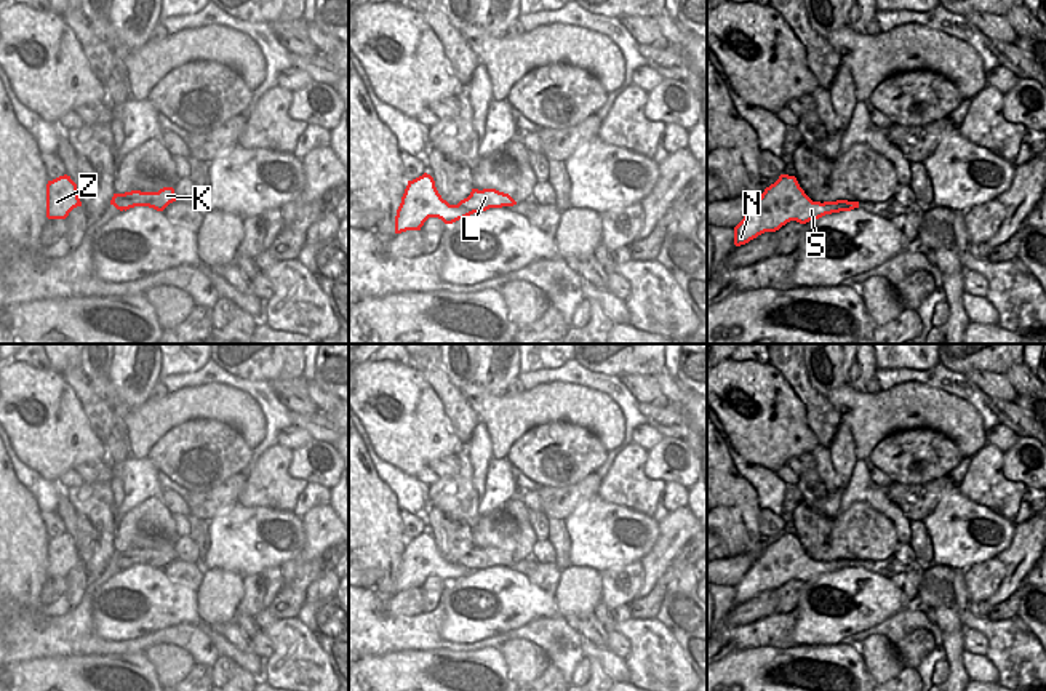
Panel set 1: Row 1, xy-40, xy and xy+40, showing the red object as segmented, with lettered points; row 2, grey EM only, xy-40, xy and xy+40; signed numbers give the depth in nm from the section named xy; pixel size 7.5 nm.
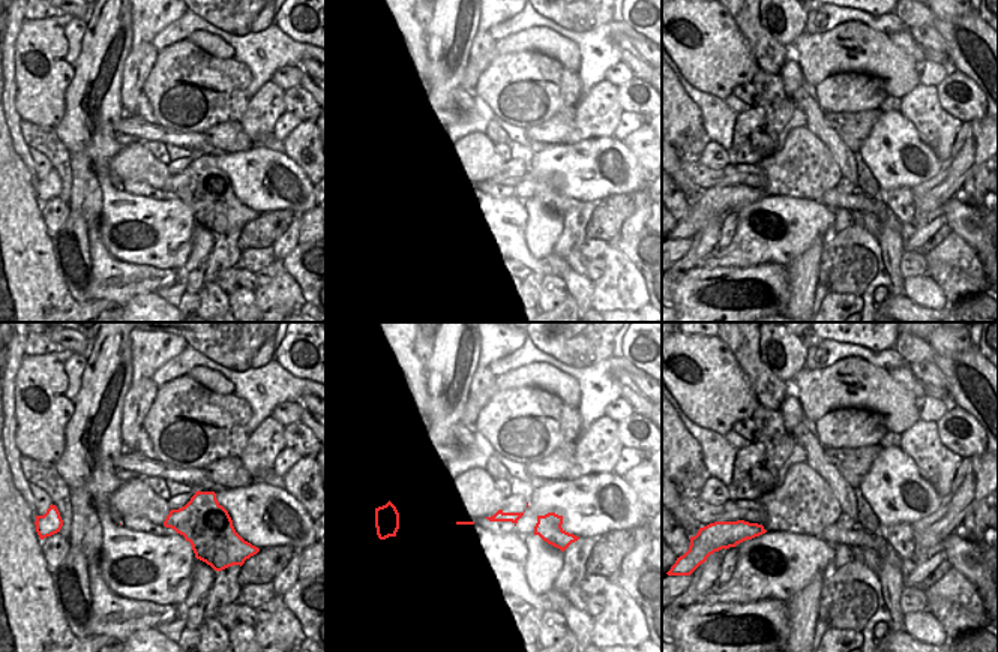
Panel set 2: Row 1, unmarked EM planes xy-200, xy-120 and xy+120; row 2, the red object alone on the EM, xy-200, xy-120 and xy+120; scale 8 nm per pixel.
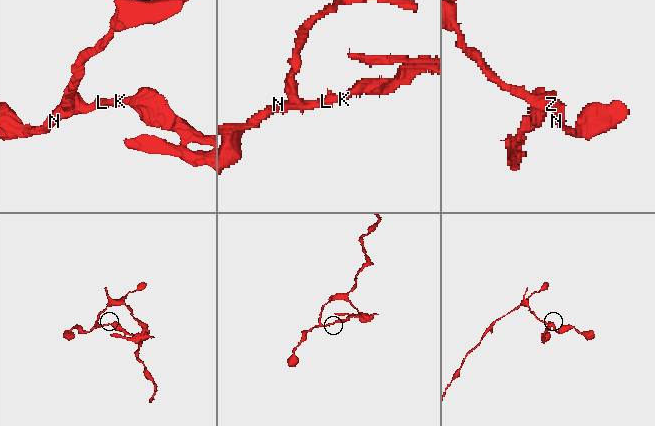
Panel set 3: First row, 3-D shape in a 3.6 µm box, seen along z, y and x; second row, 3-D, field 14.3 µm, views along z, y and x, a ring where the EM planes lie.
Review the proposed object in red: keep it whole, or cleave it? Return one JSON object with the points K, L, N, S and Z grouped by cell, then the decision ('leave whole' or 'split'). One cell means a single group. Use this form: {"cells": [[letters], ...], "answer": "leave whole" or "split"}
{"cells": [["K", "L"], ["N", "S", "Z"]], "answer": "split"}

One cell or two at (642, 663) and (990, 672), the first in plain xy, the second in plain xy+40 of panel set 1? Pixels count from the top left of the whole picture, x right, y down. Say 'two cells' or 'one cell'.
two cells

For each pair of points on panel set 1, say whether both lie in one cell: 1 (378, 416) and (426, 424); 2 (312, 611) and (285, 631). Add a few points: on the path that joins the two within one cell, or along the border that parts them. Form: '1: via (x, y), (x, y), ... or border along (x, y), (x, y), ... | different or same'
1: via (389, 421), (415, 424) | same
2: border along (296, 618), (312, 634), (322, 650) | different

